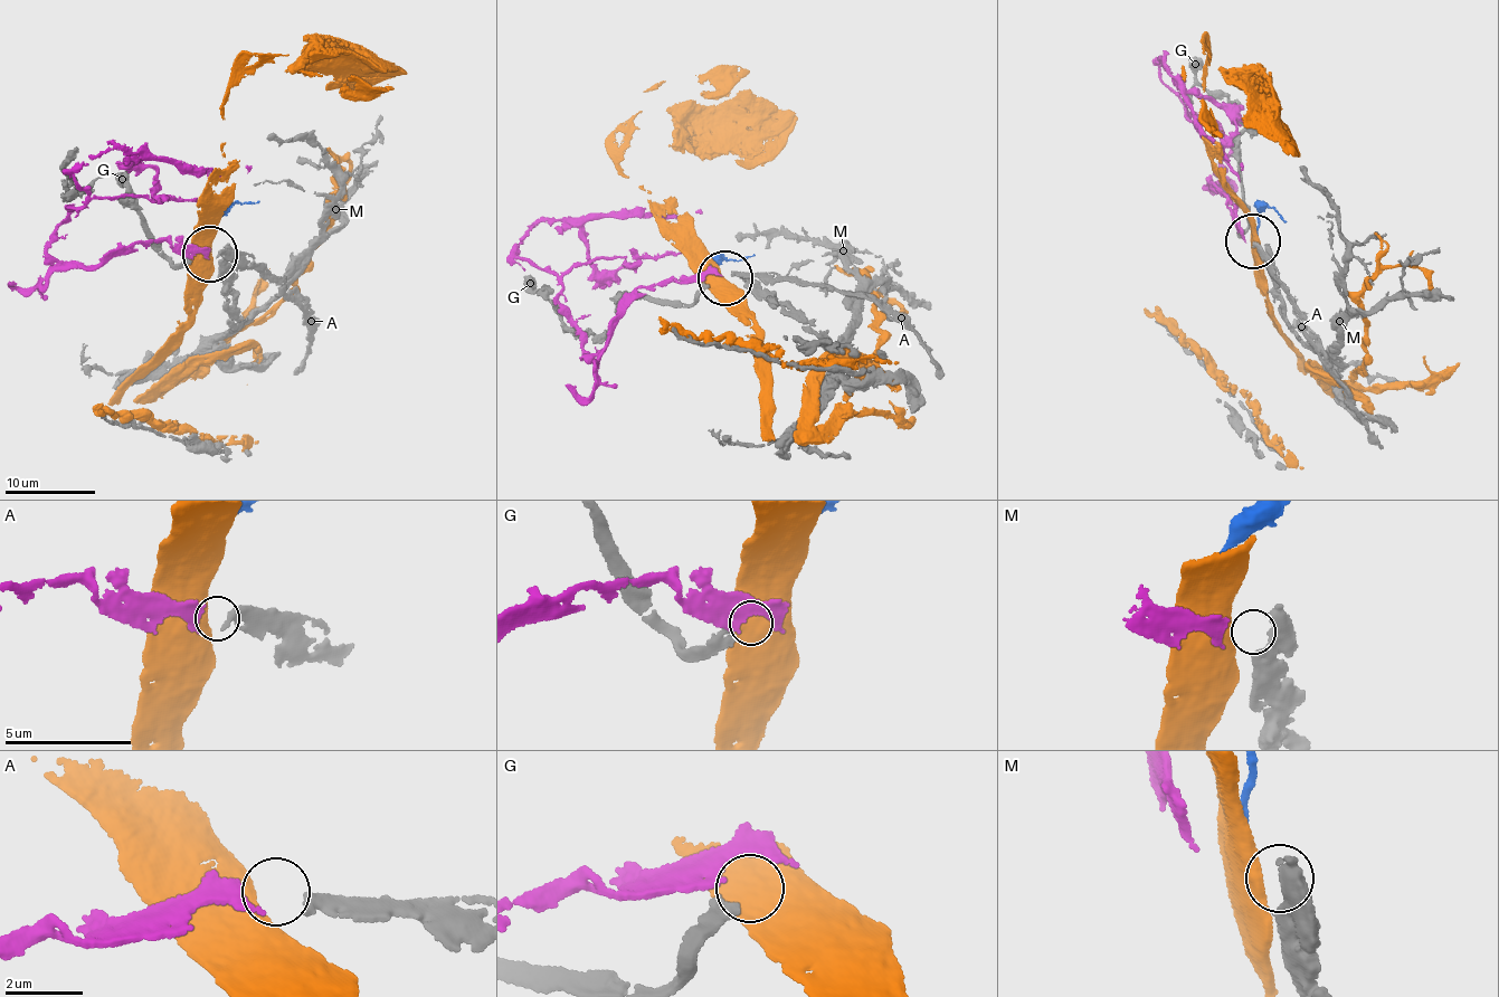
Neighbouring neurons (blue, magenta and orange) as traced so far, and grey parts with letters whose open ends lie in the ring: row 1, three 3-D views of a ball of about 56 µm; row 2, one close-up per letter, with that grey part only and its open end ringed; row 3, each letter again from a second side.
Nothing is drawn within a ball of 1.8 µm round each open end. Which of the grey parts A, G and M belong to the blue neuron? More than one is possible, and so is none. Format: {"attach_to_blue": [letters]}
{"attach_to_blue": []}

